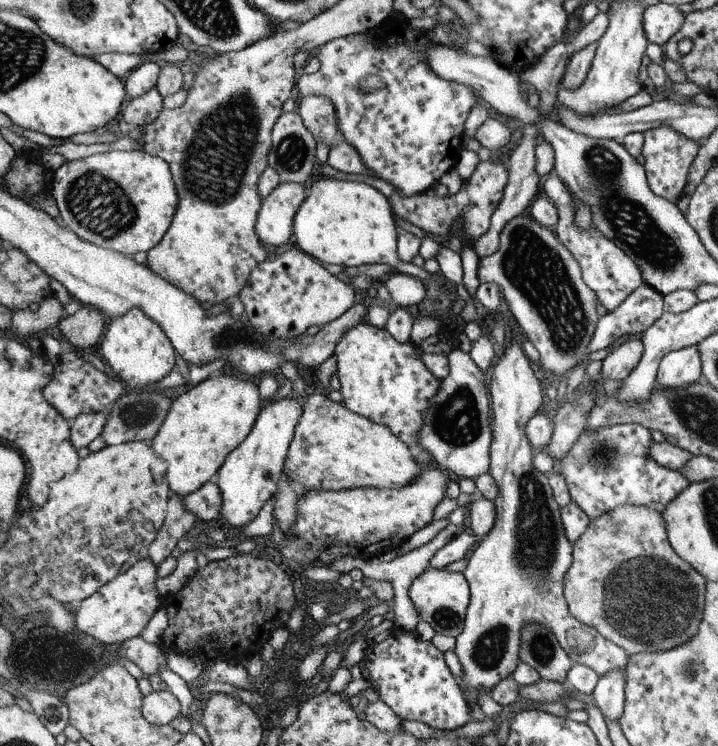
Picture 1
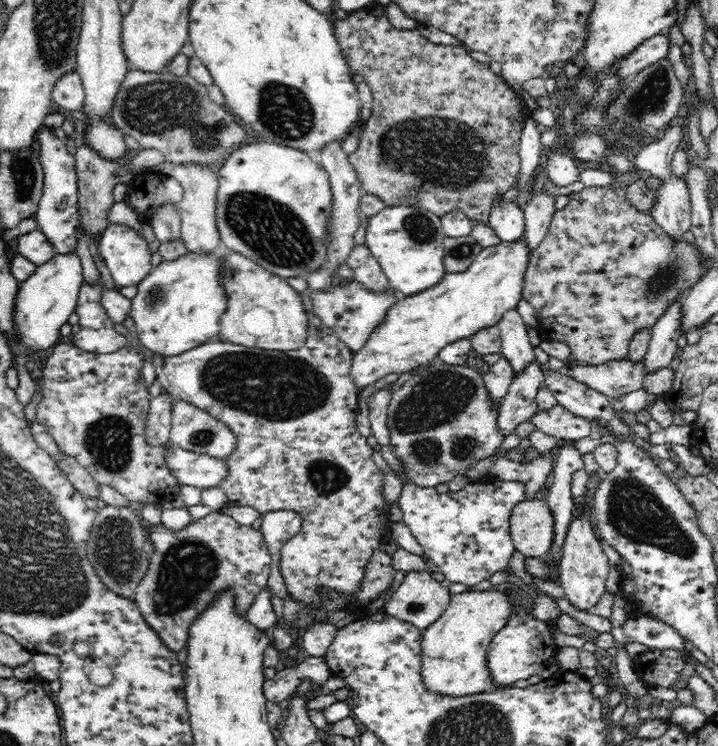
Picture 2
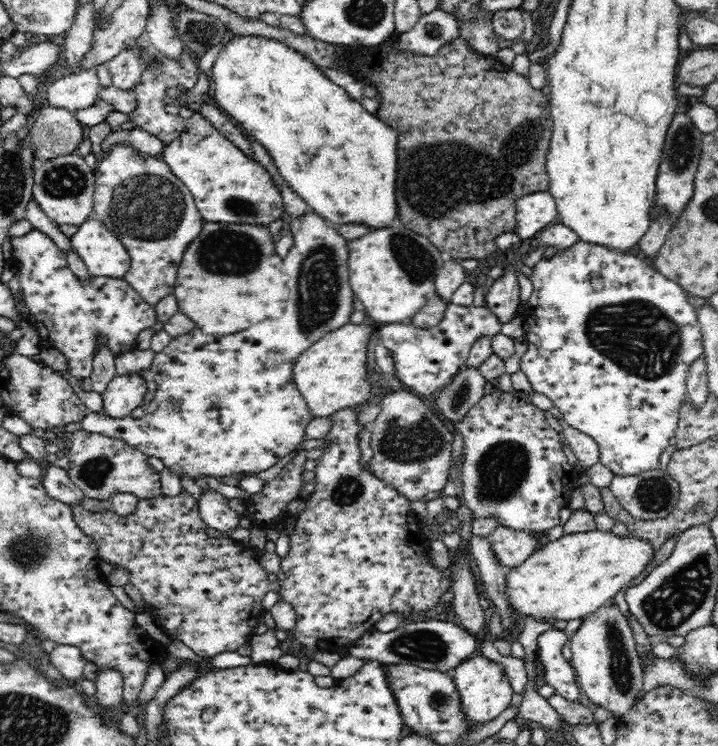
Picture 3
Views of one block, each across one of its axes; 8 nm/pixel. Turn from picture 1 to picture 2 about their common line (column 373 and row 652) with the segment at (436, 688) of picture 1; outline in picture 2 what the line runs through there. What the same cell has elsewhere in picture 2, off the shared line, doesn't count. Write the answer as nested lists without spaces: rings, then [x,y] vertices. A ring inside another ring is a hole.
[[[650,647],[640,656],[634,656],[633,663],[634,672],[648,691],[670,688],[676,692],[689,688],[690,678],[699,676],[696,664],[702,664],[684,649]]]

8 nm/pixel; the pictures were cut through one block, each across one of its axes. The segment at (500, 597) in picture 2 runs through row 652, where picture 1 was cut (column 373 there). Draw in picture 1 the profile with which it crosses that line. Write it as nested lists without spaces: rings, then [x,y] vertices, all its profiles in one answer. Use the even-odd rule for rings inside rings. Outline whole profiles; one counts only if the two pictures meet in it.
[[[317,389],[304,402],[282,471],[286,480],[299,482],[306,493],[355,487],[398,489],[422,469],[414,462],[409,447],[387,427],[347,410]]]

